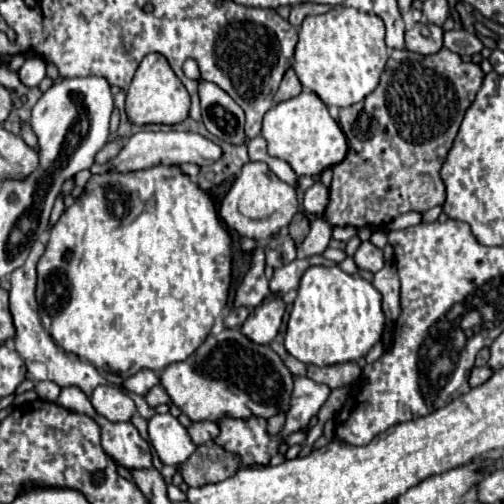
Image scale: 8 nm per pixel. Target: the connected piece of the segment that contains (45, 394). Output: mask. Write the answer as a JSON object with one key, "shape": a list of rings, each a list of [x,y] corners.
{"shape":[[[42,381],[35,386],[35,391],[41,400],[55,402],[60,394],[61,388],[51,381]]]}

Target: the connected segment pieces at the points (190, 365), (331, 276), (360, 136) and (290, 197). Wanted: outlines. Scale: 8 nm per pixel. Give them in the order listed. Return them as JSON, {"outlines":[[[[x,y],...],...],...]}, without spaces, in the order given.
{"outlines":[[[[223,328],[219,334],[209,336],[185,362],[177,362],[161,372],[161,384],[165,386],[171,402],[181,408],[193,422],[219,422],[221,418],[273,418],[275,414],[289,412],[291,394],[293,394],[293,374],[283,364],[277,352],[271,350],[269,344],[261,346],[247,340],[239,330]]],[[[311,266],[299,284],[299,294],[287,322],[285,348],[305,364],[329,366],[357,362],[381,340],[385,314],[381,294],[359,274],[347,274],[339,266]]],[[[441,48],[437,54],[431,54],[431,56],[421,56],[421,54],[415,54],[415,52],[409,52],[409,50],[393,50],[389,60],[387,60],[387,68],[385,72],[381,74],[381,82],[379,86],[363,100],[363,106],[359,110],[359,104],[355,106],[349,106],[349,108],[341,108],[339,110],[339,126],[343,130],[343,134],[347,136],[347,144],[349,144],[349,152],[345,156],[343,162],[339,162],[337,166],[333,166],[333,184],[331,184],[331,196],[329,196],[329,206],[325,210],[325,220],[335,228],[335,226],[355,226],[355,228],[363,228],[363,226],[387,226],[391,220],[395,220],[397,216],[405,214],[405,212],[427,212],[429,208],[433,206],[439,206],[445,202],[445,182],[441,182],[441,166],[447,158],[447,152],[451,150],[453,146],[453,140],[459,132],[459,126],[463,122],[463,116],[467,112],[467,108],[473,104],[481,84],[483,84],[483,70],[469,62],[461,62],[459,54],[447,50],[447,48]]],[[[247,162],[237,176],[235,184],[221,202],[219,216],[233,228],[239,236],[253,240],[267,240],[273,234],[289,226],[291,218],[297,214],[297,194],[295,188],[279,180],[263,162]]]]}

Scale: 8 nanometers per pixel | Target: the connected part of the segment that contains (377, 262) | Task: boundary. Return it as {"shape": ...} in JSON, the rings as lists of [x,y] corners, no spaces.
{"shape":[[[361,242],[359,250],[355,252],[355,264],[363,270],[369,270],[369,272],[379,272],[383,268],[383,252],[381,248],[373,246],[371,242]]]}

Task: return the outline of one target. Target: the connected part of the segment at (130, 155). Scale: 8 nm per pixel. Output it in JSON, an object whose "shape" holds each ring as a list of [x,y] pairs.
{"shape":[[[137,132],[133,134],[129,140],[125,140],[121,152],[105,162],[105,164],[93,164],[89,168],[91,174],[105,174],[105,172],[137,172],[137,170],[147,170],[153,166],[175,166],[175,164],[183,164],[183,162],[193,162],[197,166],[209,166],[213,164],[217,158],[221,156],[221,148],[217,144],[213,144],[211,140],[207,140],[201,134],[195,132]]]}

